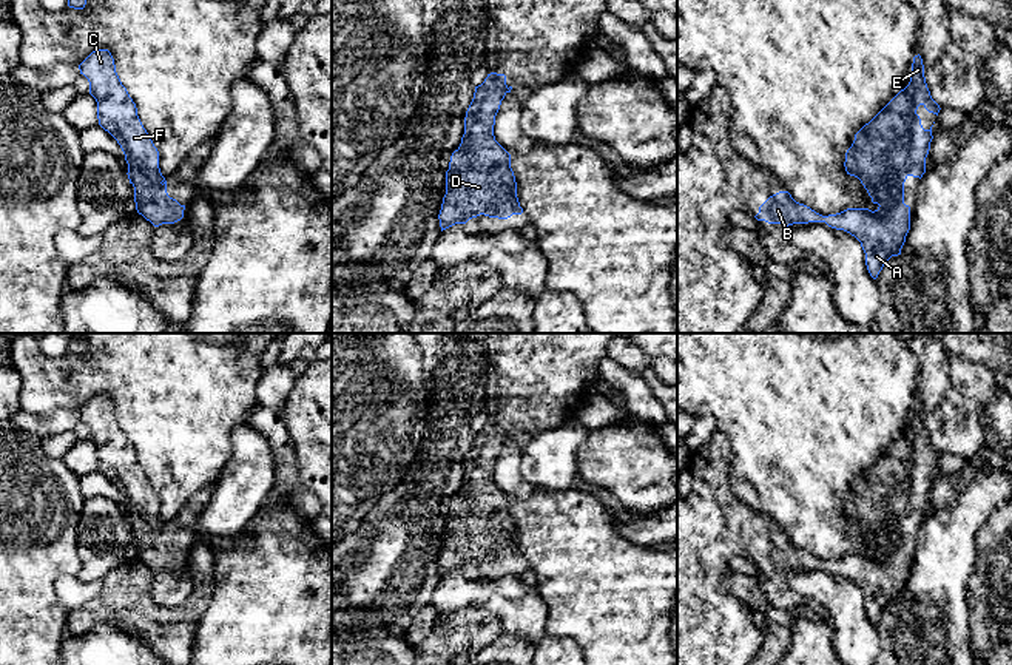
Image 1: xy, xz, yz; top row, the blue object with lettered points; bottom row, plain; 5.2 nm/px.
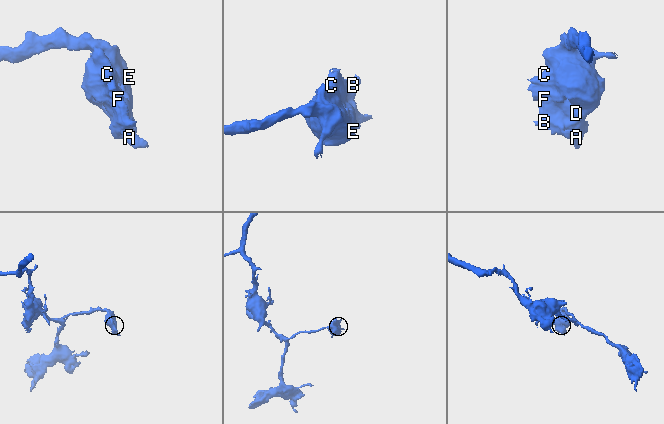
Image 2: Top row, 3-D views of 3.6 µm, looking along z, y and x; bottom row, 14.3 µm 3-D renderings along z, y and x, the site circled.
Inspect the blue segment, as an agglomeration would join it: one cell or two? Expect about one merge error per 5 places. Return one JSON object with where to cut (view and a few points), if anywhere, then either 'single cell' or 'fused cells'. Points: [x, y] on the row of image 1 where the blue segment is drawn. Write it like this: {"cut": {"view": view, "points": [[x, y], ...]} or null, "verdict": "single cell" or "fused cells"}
{"cut": null, "verdict": "single cell"}

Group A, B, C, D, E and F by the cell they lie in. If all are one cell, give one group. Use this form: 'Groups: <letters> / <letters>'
Groups: A B C D E F

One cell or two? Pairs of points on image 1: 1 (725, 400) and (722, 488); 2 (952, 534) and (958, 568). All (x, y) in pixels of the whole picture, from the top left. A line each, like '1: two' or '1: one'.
1: two
2: one

